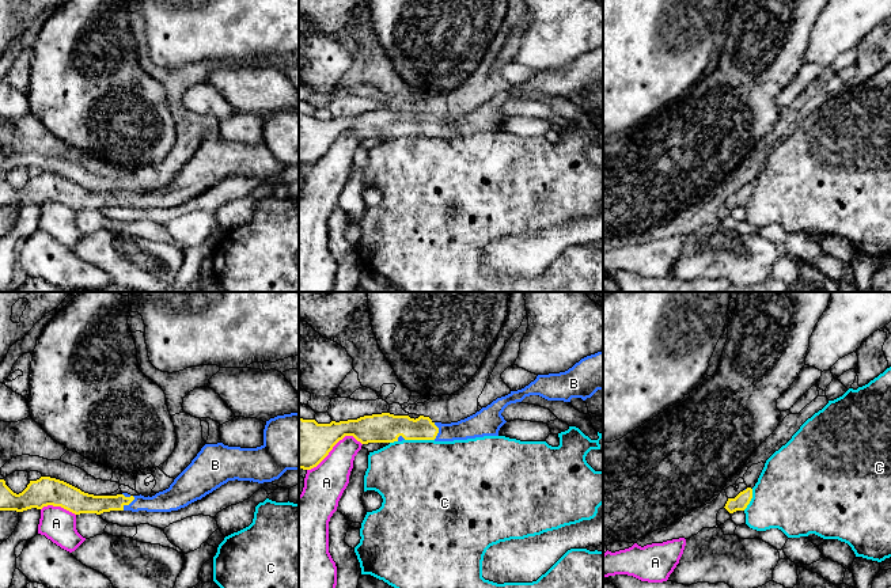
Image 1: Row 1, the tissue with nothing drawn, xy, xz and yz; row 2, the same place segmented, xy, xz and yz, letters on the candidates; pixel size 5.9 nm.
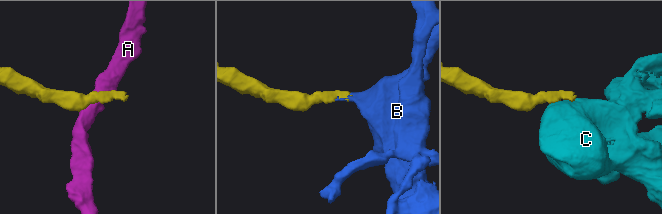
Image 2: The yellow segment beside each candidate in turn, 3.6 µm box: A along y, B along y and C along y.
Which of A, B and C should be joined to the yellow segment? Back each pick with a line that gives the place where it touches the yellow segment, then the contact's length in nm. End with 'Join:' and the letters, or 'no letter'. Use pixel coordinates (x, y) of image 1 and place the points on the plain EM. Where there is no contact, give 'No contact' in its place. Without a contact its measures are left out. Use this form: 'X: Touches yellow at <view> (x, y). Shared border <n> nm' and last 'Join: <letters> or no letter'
B: Touches yellow at xy (128, 200). Shared border 110 nm
Join: B

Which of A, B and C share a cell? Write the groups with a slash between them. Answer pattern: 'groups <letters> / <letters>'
groups A / B / C

